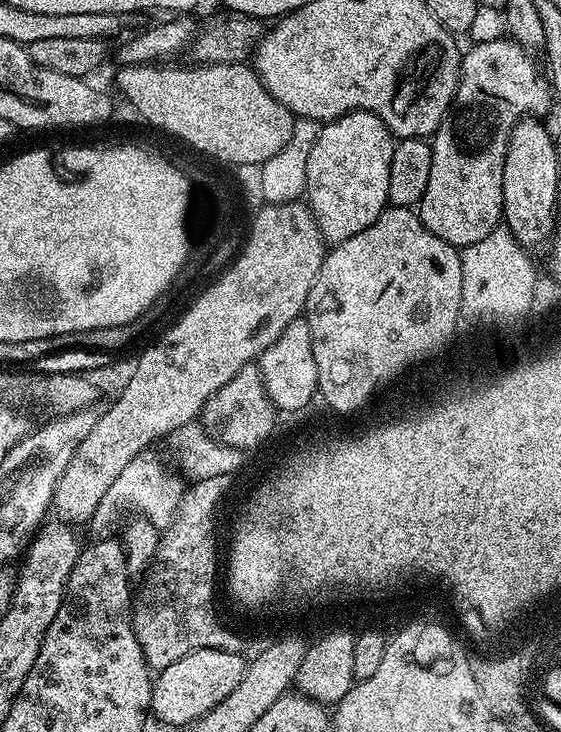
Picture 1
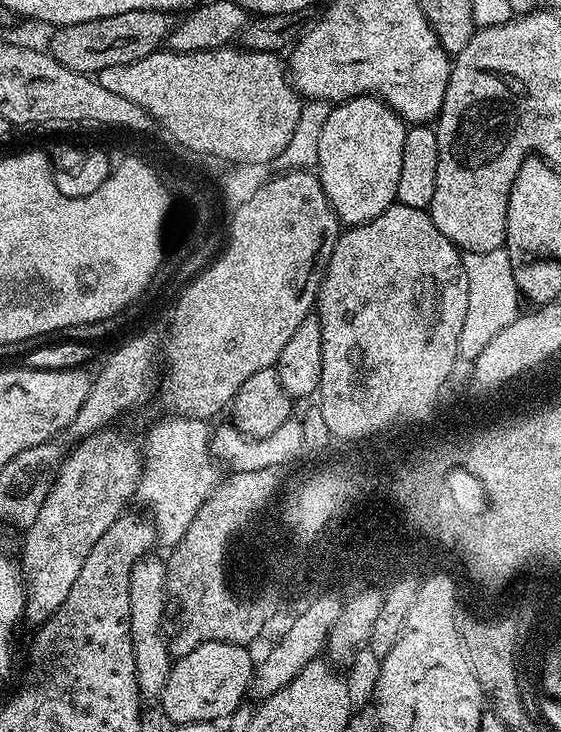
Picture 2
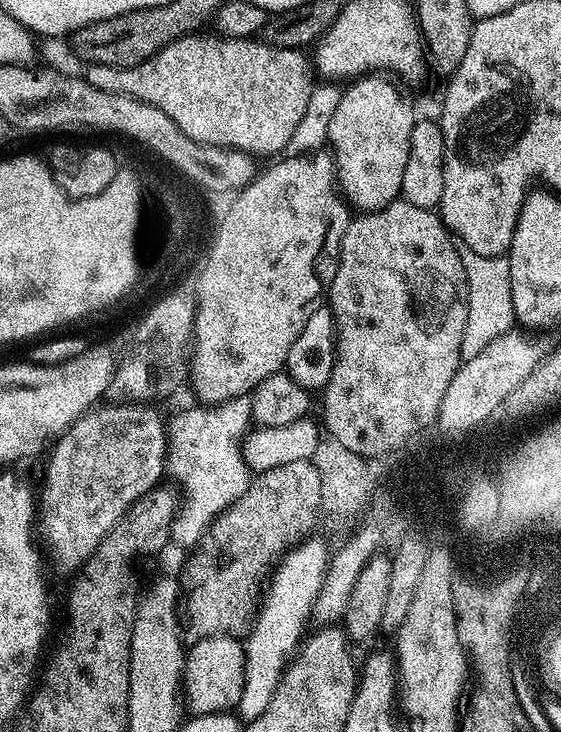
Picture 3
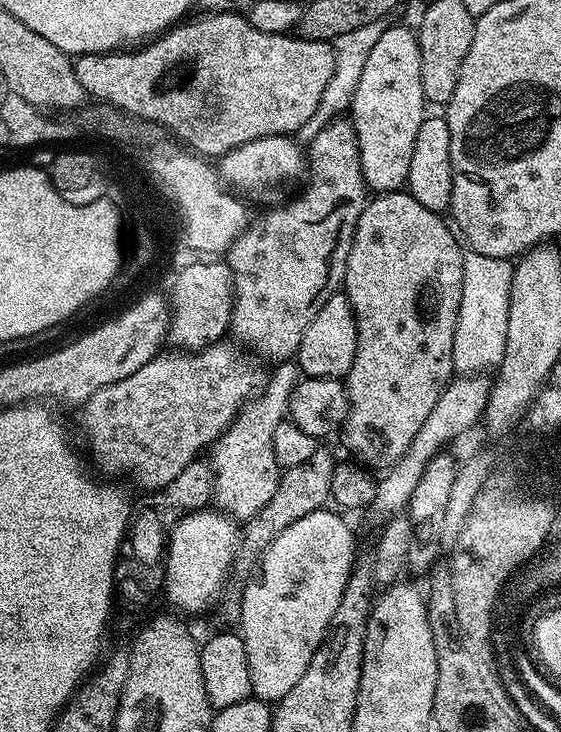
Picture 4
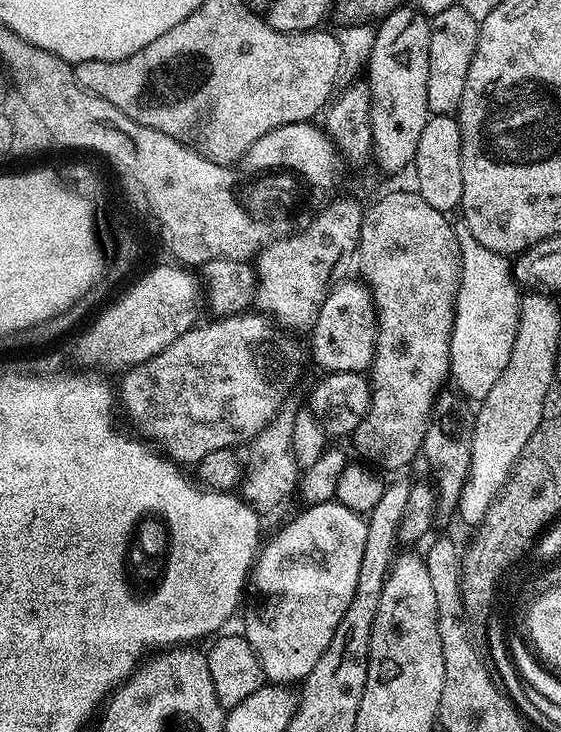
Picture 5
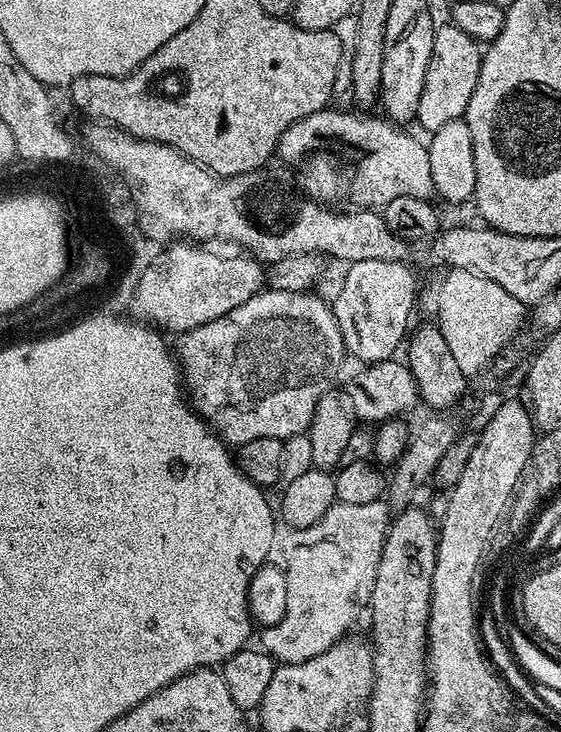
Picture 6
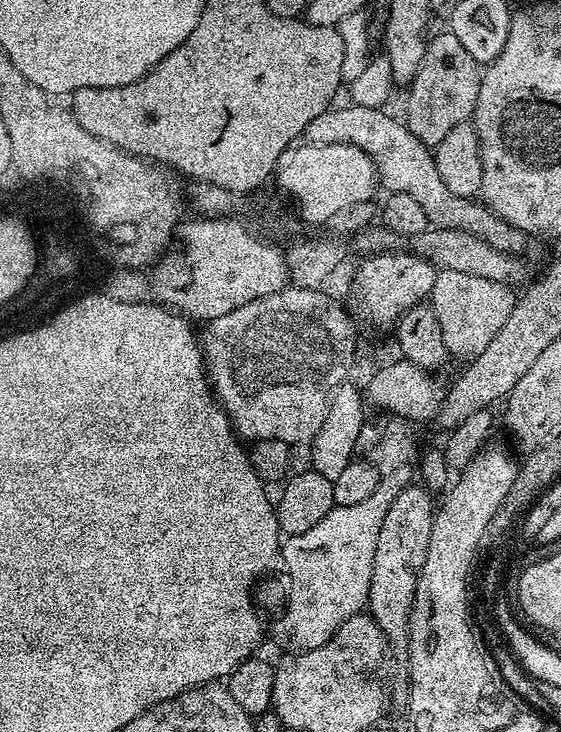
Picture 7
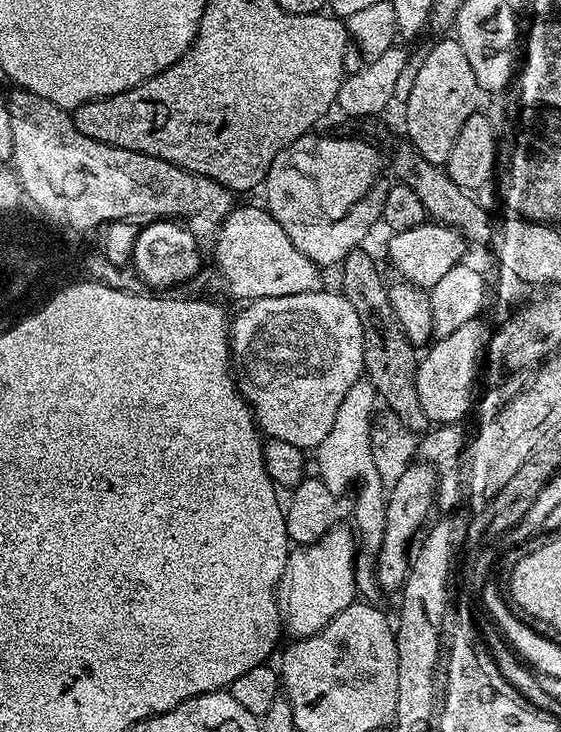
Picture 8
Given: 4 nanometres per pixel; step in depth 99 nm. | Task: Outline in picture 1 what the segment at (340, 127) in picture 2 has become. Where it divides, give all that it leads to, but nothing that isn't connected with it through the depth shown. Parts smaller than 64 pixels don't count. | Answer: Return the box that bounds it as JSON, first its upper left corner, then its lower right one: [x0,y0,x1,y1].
[306,112,397,245]

